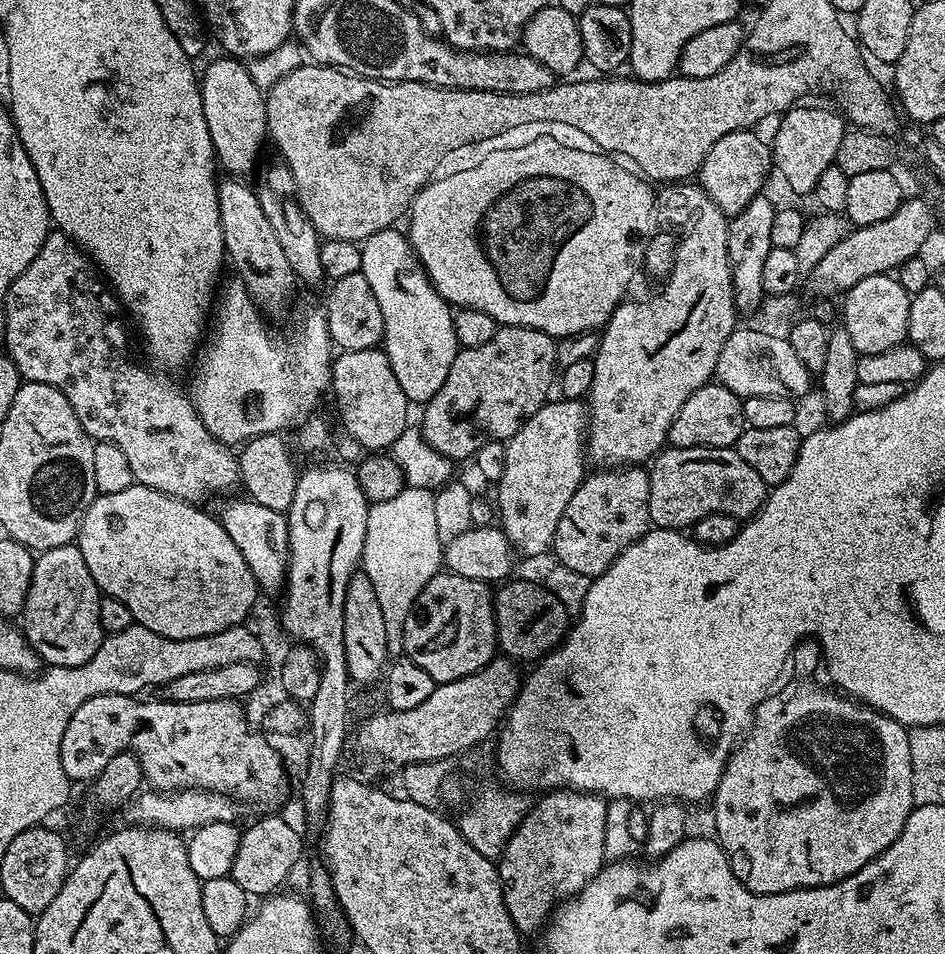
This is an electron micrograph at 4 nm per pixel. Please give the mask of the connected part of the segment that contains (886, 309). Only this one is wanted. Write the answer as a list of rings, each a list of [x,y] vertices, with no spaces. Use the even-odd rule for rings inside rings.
[[[895,275],[871,276],[862,278],[858,286],[844,293],[844,320],[842,326],[854,344],[859,355],[882,354],[882,350],[890,350],[890,346],[898,346],[908,340],[908,319],[910,318],[910,302],[912,297],[902,290],[899,279]]]

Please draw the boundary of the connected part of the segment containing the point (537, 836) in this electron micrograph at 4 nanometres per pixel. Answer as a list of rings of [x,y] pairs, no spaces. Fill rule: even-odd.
[[[548,790],[537,804],[533,803],[524,820],[506,842],[504,852],[498,857],[500,881],[504,887],[504,905],[517,932],[539,933],[547,925],[554,909],[572,899],[591,882],[604,867],[606,842],[606,810],[608,800],[593,792]]]

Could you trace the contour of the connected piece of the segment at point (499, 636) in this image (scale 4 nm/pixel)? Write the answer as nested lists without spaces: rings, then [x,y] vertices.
[[[516,579],[501,583],[494,592],[496,643],[499,651],[513,661],[536,662],[547,656],[568,635],[570,610],[557,596],[550,594],[543,583]]]

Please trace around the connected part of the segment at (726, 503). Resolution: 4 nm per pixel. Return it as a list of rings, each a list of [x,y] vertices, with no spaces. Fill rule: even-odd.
[[[665,447],[651,461],[650,521],[657,528],[691,529],[706,514],[730,514],[742,522],[756,515],[768,499],[769,485],[758,478],[757,472],[742,462],[731,448]]]

